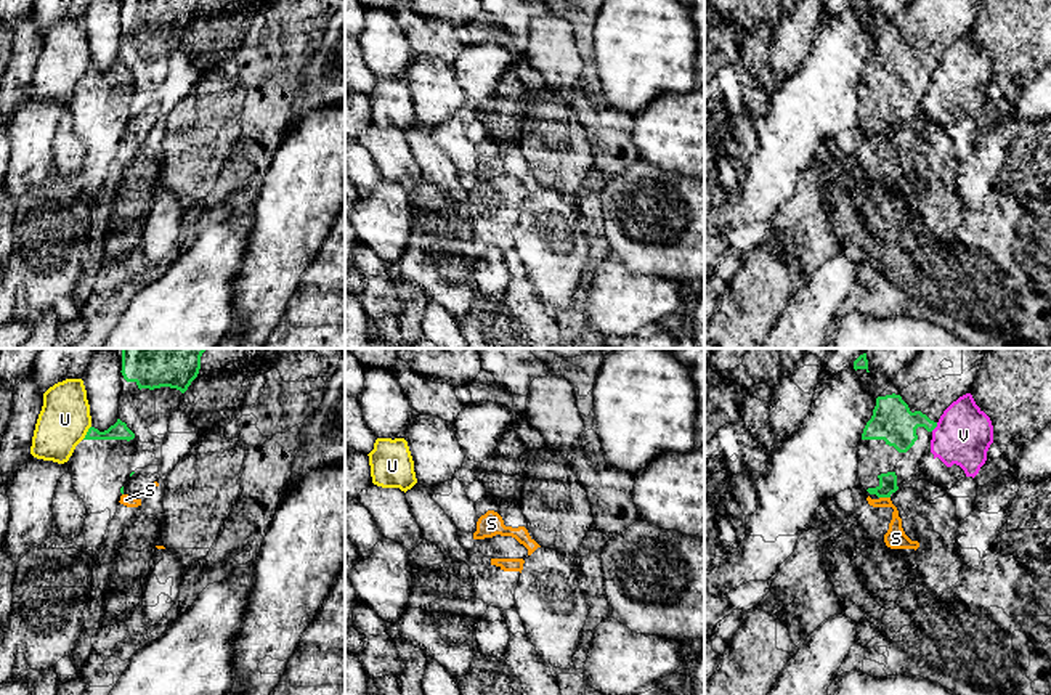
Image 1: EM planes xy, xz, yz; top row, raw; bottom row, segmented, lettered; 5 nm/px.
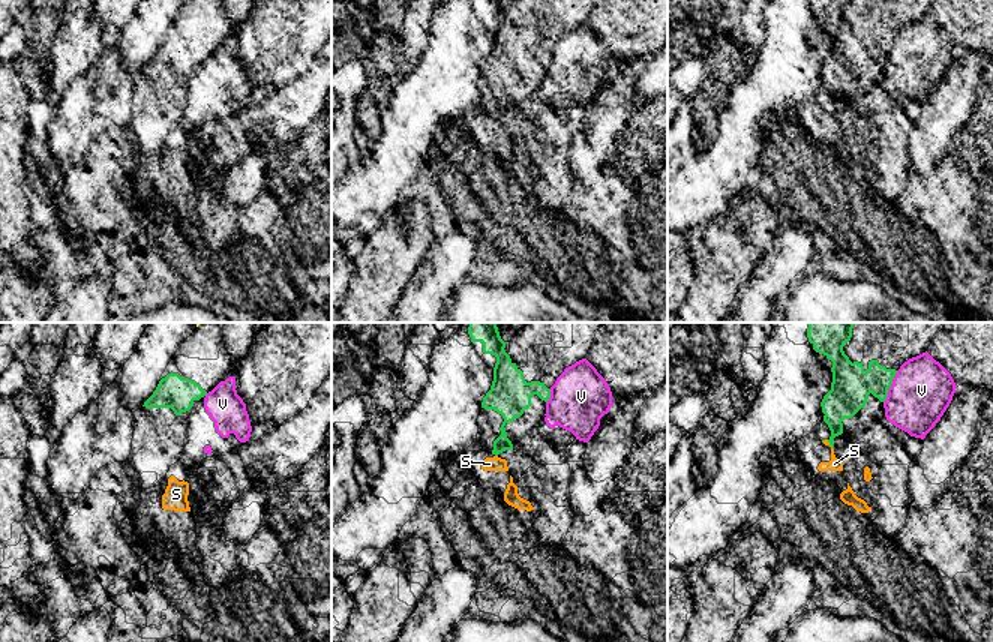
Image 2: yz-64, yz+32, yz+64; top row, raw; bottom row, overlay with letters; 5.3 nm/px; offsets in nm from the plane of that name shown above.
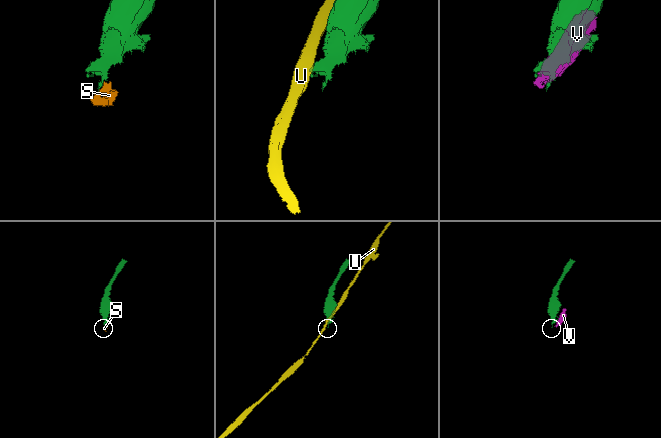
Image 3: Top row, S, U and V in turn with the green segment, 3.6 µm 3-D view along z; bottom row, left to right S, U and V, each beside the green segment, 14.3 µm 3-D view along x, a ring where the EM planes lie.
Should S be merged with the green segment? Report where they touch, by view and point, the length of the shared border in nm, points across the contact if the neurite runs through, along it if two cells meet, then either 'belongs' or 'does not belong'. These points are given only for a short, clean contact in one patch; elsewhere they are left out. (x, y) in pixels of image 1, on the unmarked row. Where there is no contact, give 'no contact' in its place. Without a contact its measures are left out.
meets green in yz at (884, 137); contact 60 nm long; runs through yz (888, 122), (884, 137), (896, 151), (896, 178); belongs

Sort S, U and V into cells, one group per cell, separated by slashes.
S / U / V

